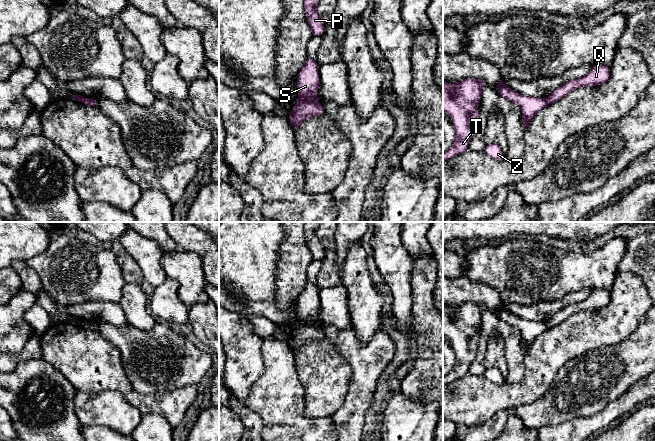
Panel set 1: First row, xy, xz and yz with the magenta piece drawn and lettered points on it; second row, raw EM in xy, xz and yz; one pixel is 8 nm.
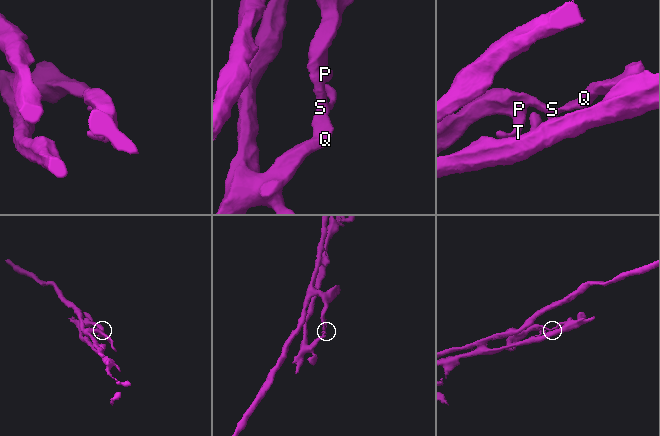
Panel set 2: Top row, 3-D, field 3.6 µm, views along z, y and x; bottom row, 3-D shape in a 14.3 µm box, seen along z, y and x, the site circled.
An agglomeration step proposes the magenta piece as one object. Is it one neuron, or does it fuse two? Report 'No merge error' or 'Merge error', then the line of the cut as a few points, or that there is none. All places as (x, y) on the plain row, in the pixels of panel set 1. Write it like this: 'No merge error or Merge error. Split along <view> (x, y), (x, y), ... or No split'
Merge error. Split along xz (300, 321), (315, 325)

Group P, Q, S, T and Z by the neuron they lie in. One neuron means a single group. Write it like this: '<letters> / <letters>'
P S T Z / Q

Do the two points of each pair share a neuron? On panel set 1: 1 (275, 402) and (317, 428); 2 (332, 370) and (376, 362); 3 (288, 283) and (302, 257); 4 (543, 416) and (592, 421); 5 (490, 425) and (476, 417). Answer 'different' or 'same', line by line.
1: same
2: different
3: same
4: different
5: different

